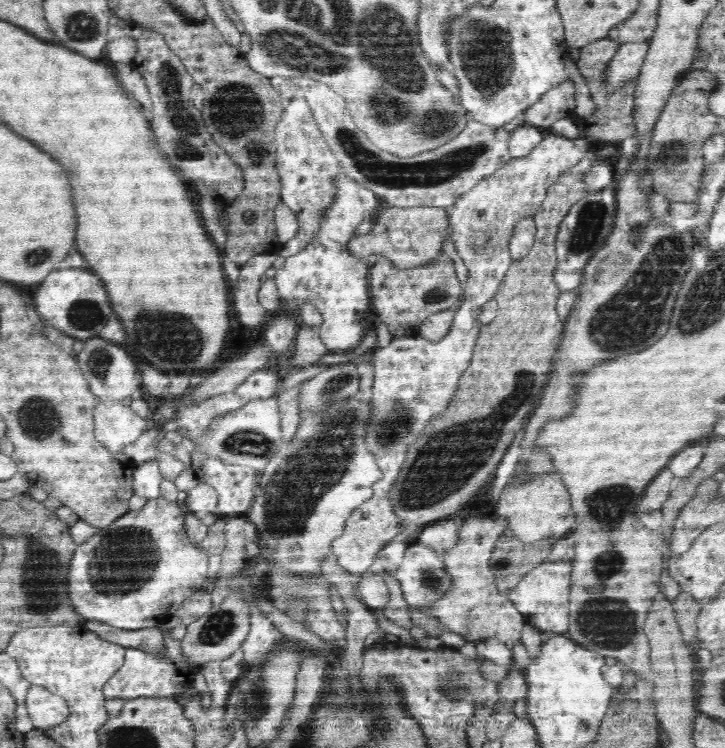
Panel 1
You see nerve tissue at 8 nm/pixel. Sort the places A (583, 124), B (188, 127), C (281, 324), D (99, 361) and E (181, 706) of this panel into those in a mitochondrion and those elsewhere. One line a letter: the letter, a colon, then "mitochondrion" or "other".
A: other
B: mitochondrion
C: other
D: mitochondrion
E: other

